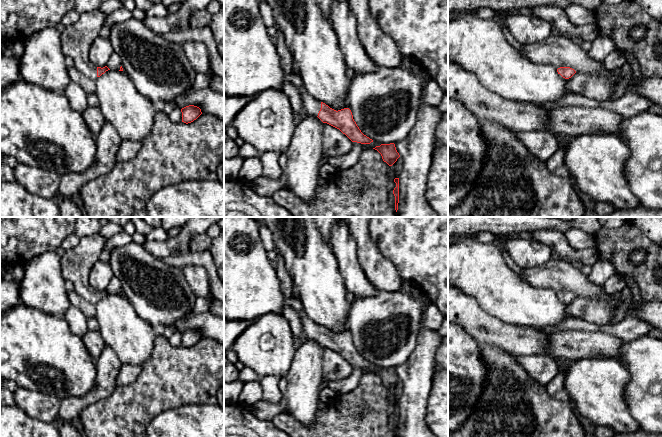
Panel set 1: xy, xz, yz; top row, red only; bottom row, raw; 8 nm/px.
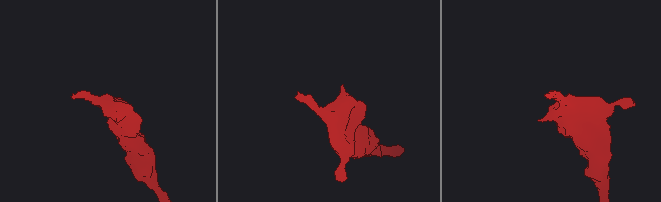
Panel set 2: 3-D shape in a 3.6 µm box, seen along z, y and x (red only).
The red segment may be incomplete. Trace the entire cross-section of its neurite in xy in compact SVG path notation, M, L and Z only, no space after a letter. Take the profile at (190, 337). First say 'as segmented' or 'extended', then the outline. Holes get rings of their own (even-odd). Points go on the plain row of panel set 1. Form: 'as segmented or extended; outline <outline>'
as segmented; outline M189 329L181 333L182 346L188 348L196 344L201 338L201 333L194 329Z

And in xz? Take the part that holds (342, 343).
extended; outline M302 315L301 322L304 334L311 340L317 340L323 347L327 347L345 358L352 366L370 368L372 363L364 359L353 343L349 332L334 334L323 326Z

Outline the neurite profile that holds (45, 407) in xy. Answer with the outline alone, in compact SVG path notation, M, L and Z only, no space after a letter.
M18 387L14 392L16 406L28 416L42 422L55 422L61 407L61 400L51 394Z

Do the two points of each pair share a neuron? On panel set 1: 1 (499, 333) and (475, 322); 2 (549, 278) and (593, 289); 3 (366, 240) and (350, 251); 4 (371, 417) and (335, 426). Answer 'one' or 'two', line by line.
1: one
2: one
3: two
4: one

